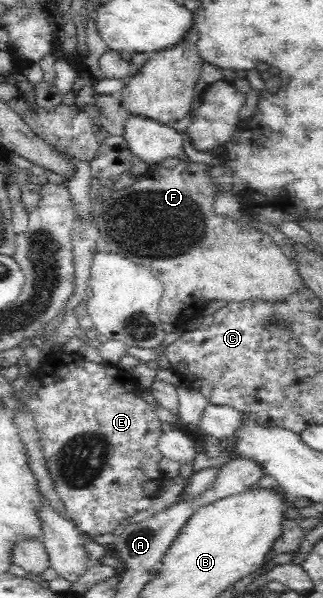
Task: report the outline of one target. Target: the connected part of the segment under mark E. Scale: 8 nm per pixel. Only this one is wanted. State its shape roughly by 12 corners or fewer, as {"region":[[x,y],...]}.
{"region":[[51,351],[28,394],[91,538],[159,496],[162,422],[130,372]]}

